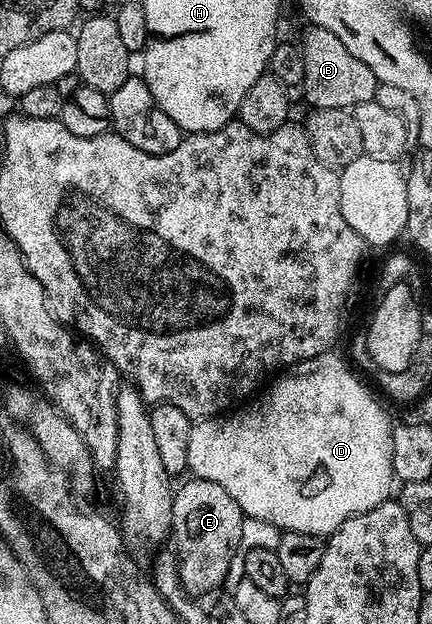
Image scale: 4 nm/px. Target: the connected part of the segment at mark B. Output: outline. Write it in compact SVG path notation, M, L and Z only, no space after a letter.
M309 26L307 30L300 44L304 55L305 73L302 95L305 95L308 105L316 109L352 109L360 103L373 101L380 84L377 73L363 60L352 55L332 31L318 26Z

